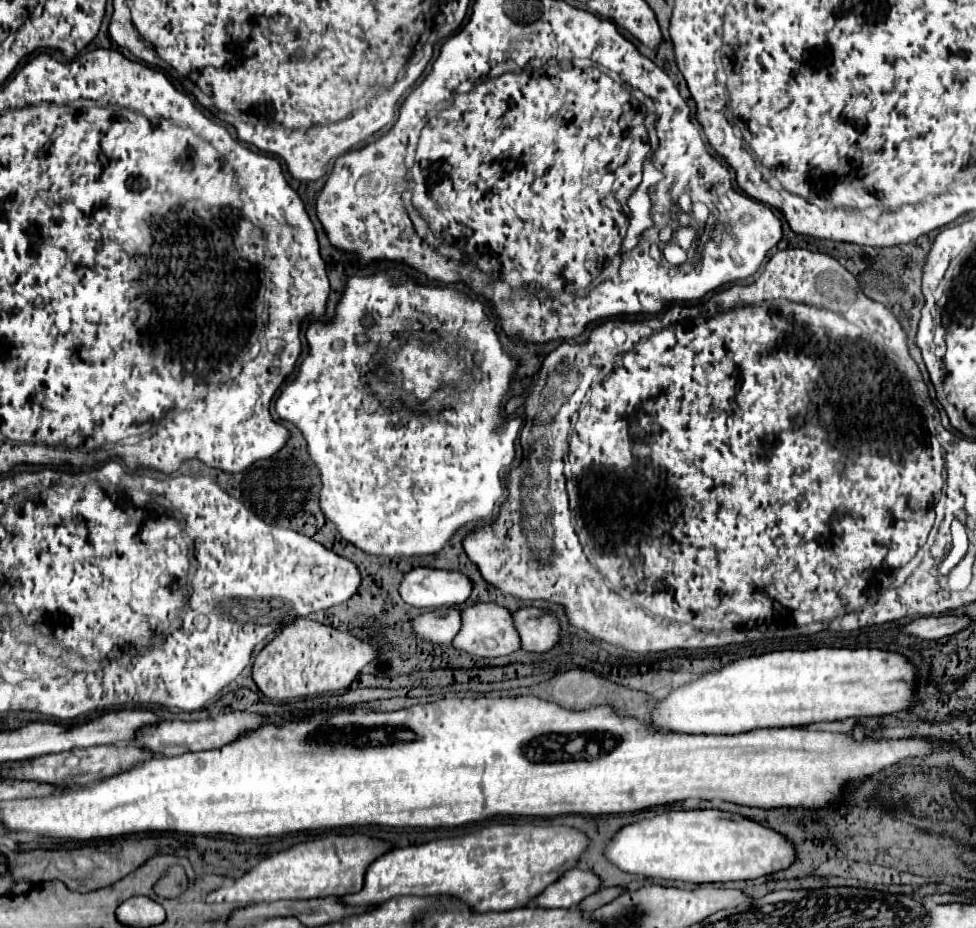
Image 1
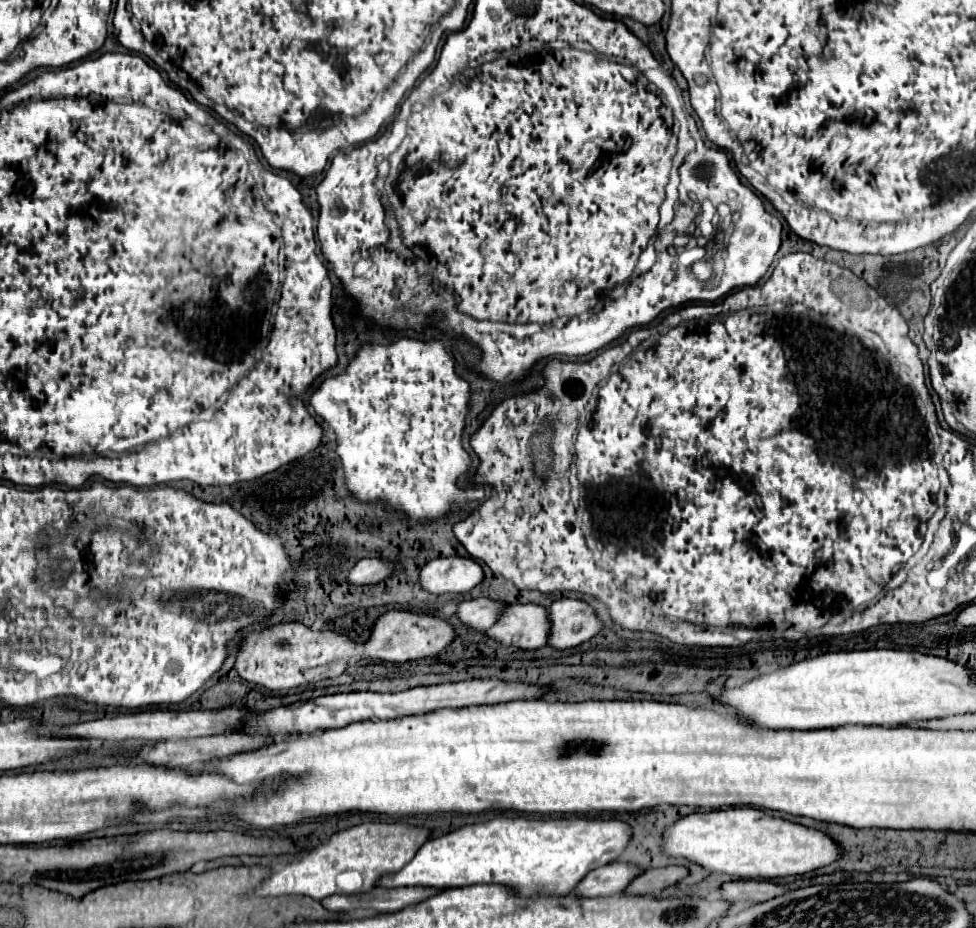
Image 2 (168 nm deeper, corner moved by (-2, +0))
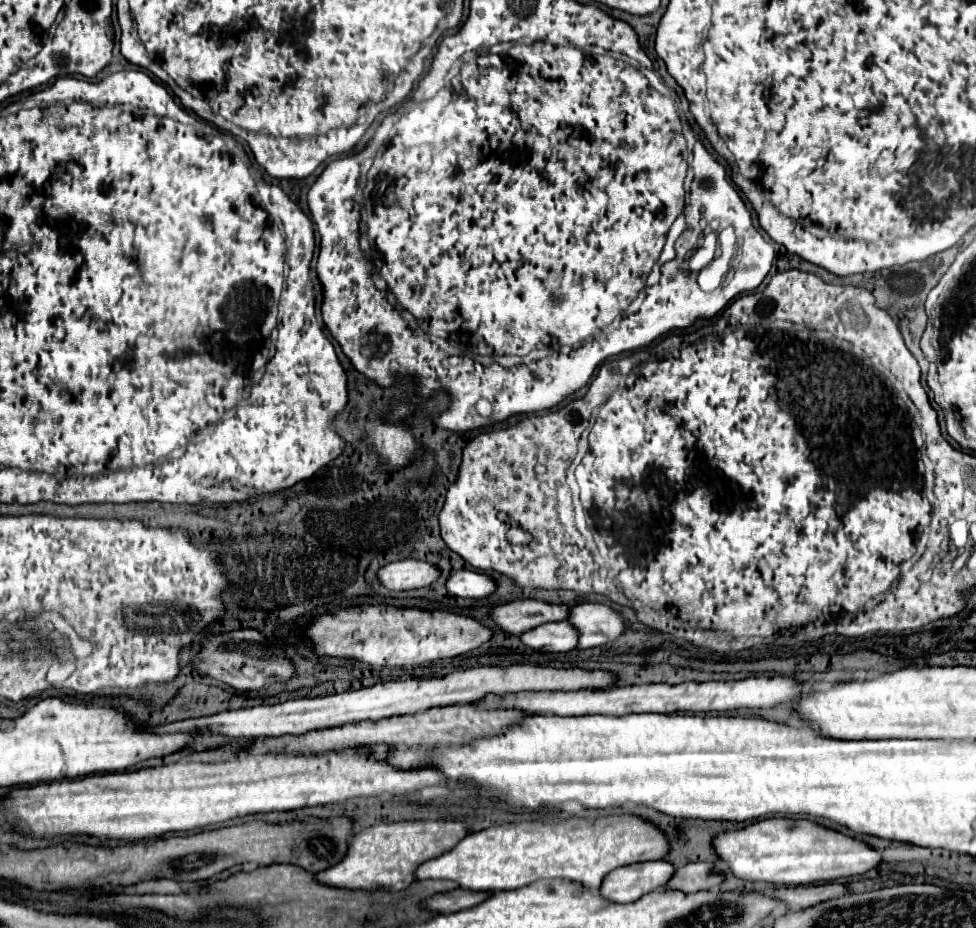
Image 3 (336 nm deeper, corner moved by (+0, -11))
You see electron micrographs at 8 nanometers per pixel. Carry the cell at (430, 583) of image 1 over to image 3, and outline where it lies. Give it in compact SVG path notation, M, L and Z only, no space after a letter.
M460 570L460 572L452 572L446 588L452 596L486 598L496 590L496 580L492 580L490 576L486 576L482 572Z

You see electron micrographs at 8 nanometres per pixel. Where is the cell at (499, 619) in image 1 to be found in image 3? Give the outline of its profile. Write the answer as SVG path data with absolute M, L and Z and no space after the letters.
M546 622L524 632L522 640L538 652L568 652L578 646L578 630L570 622Z

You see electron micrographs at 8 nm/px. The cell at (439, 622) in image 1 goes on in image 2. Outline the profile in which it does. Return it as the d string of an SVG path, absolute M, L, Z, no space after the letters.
M468 599L468 601L462 601L456 609L456 617L470 629L470 631L486 631L488 625L494 625L494 619L498 619L498 609L502 609L502 605L506 603L500 603L500 601L492 601L492 599Z

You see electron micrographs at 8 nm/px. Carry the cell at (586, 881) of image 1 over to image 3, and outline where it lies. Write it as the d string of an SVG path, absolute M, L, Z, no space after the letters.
M666 860L622 866L602 882L600 892L612 902L636 902L644 894L668 884L674 872L676 868Z

